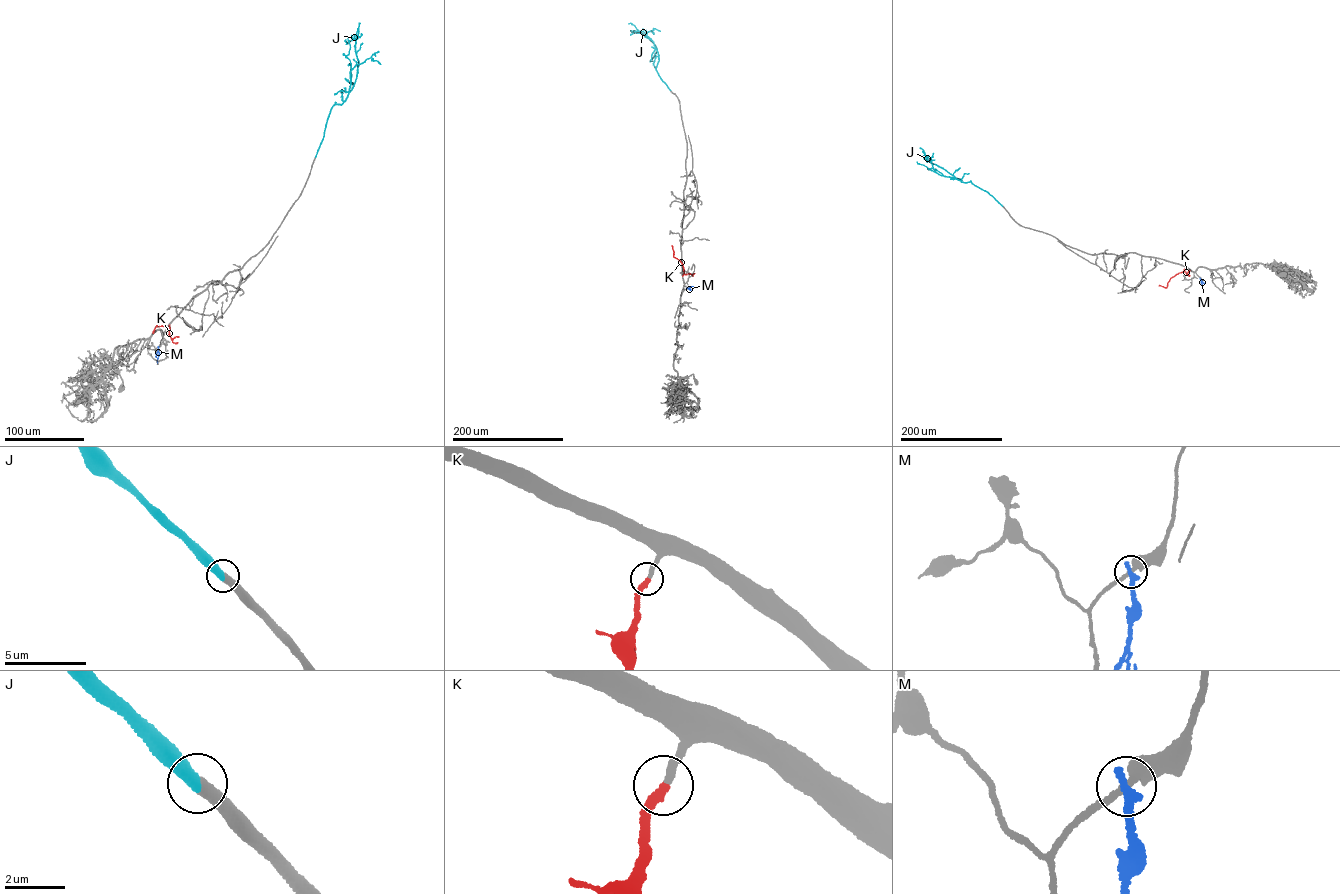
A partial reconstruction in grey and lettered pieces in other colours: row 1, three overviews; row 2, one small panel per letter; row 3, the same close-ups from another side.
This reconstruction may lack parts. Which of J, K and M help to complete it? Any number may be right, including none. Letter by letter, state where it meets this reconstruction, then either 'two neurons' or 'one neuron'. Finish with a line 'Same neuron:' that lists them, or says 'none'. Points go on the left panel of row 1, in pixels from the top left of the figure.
J: contact (315, 157); one neuron
K: contact (169, 325); one neuron
M: contact (158, 347); two neurons
Same neuron: J, K

